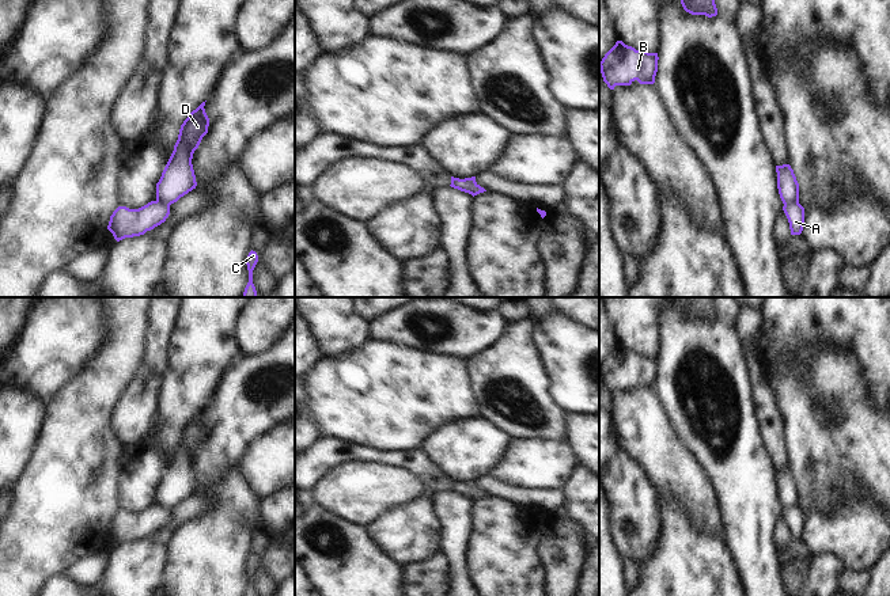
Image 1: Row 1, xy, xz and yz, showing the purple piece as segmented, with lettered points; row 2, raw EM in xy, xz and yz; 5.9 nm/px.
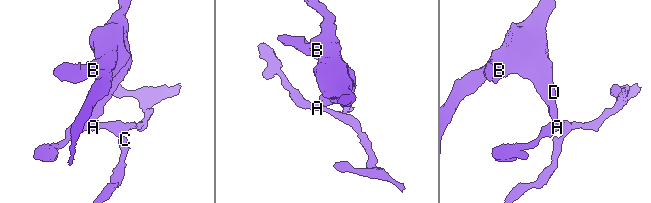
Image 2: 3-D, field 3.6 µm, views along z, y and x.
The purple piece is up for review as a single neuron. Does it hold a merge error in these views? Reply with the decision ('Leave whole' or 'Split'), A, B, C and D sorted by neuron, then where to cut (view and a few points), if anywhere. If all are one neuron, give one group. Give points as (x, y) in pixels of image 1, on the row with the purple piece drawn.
Split. Groups: A C / B D. Split along yz (798, 200), (784, 205)

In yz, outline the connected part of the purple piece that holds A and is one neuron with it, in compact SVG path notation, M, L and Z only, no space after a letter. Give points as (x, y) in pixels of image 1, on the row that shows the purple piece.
M795 201L783 206L788 219L791 235L800 235L804 227L804 208Z

